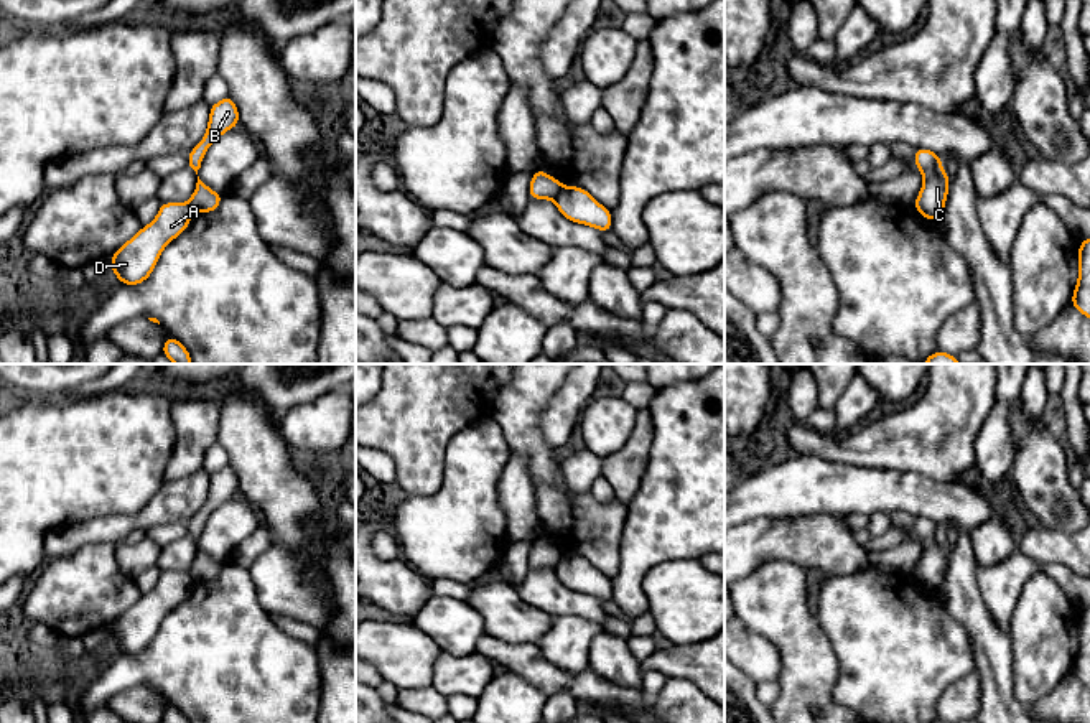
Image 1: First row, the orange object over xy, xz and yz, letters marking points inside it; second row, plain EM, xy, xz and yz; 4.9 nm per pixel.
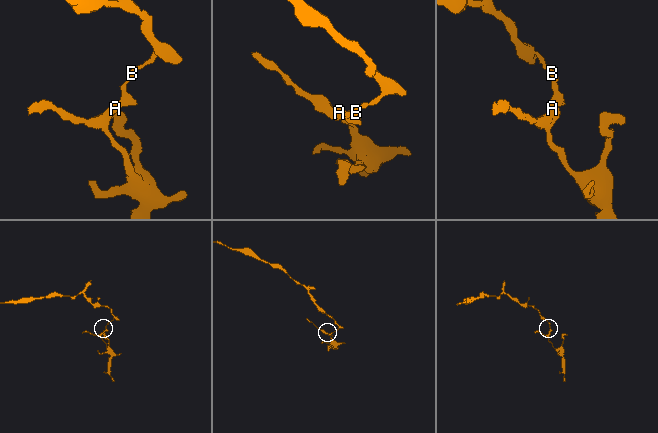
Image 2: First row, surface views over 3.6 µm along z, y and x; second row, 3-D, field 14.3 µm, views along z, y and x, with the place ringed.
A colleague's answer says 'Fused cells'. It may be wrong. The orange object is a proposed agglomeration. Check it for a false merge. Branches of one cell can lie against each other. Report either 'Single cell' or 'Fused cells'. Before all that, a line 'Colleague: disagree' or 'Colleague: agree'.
Colleague: agree
Fused cells

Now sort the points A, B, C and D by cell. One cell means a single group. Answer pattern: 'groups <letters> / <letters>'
groups A D / B C

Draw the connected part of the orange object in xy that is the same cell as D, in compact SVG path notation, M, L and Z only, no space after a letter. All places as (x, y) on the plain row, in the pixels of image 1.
M163 571L156 586L112 623L110 641L122 654L140 654L153 641L163 618L188 598L193 586L189 571Z

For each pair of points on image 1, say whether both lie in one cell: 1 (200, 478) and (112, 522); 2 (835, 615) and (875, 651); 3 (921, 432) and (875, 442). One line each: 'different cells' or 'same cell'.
1: same cell
2: same cell
3: same cell

